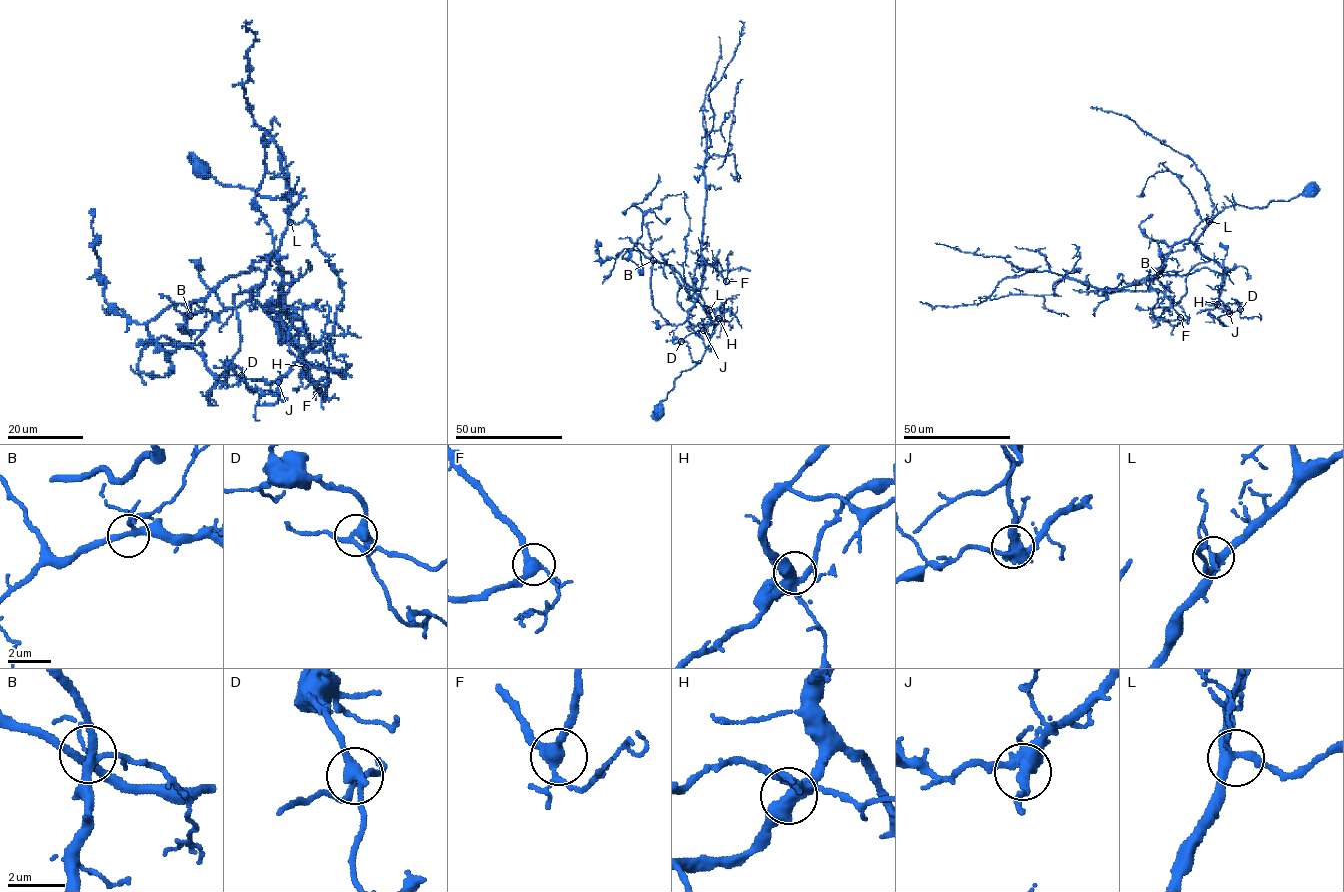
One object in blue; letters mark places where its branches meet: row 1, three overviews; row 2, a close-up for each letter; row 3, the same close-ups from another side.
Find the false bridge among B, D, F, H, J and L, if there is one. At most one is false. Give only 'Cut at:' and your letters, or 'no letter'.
Cut at: no letter

